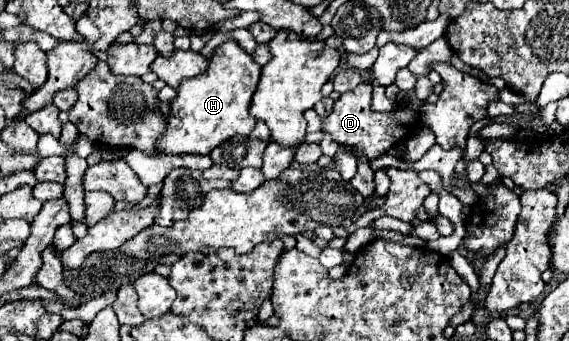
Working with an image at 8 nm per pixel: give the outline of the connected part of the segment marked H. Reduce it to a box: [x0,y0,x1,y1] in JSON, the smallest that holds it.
[158,40,262,154]

